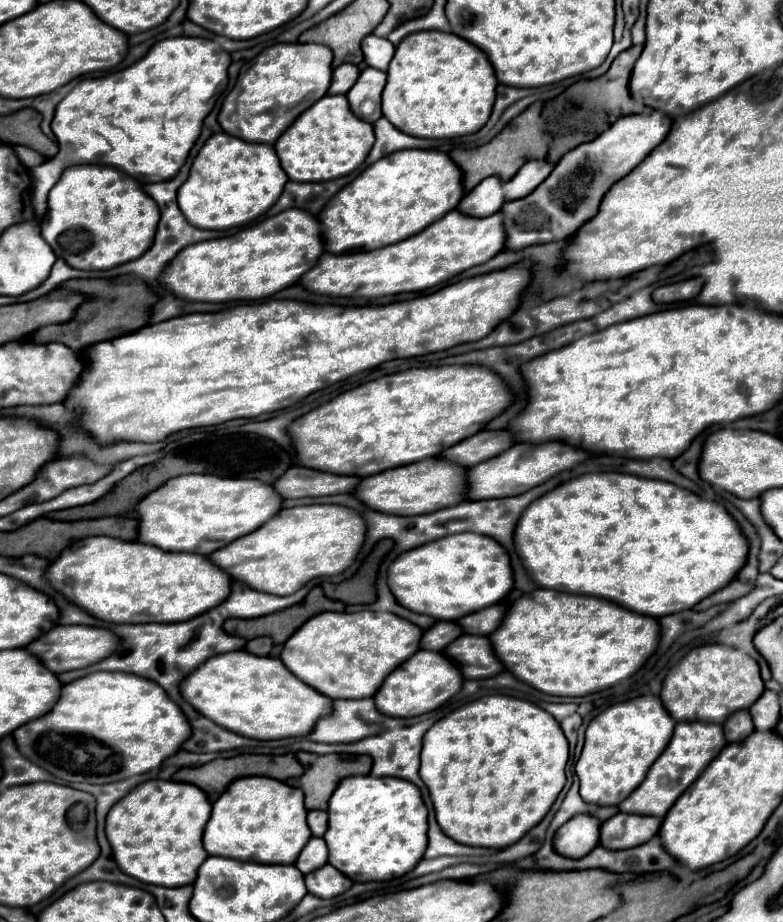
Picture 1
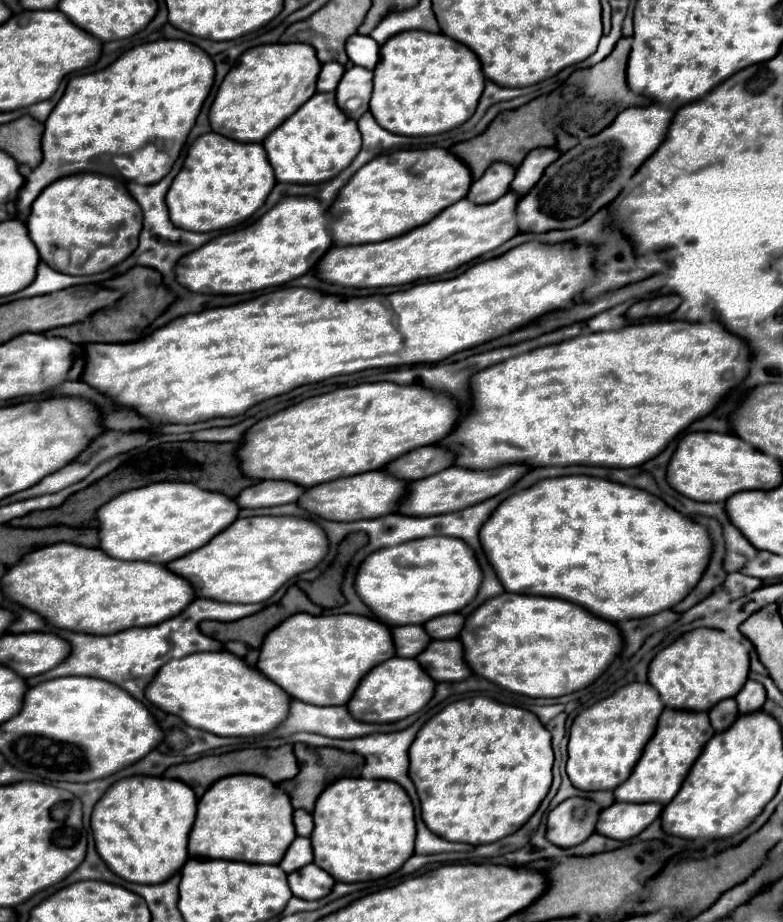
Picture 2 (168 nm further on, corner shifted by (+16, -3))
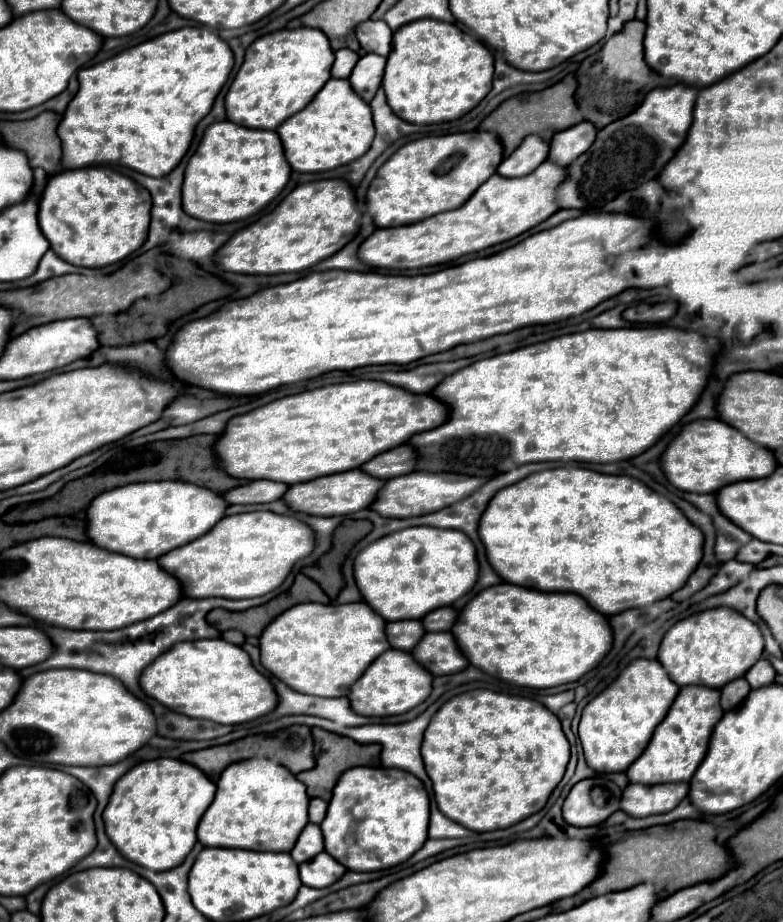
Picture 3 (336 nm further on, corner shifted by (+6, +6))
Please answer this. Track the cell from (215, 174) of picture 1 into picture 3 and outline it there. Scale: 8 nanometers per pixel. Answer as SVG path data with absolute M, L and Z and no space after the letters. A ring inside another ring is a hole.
M228 120L206 128L200 146L190 158L182 184L182 208L206 222L236 222L258 214L286 186L290 166L276 132L250 130Z

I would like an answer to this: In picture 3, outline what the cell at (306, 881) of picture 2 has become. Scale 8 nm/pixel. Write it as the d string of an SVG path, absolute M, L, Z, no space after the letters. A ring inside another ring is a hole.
M320 852L310 862L300 864L300 880L310 888L328 888L344 876L346 868L330 858L330 854Z

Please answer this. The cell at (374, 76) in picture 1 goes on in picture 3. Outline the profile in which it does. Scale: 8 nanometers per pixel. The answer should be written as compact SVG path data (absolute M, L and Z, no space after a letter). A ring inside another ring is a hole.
M366 54L354 66L348 80L364 102L370 102L374 98L374 94L378 92L378 88L382 84L384 64L386 64L386 58L382 58L378 54Z

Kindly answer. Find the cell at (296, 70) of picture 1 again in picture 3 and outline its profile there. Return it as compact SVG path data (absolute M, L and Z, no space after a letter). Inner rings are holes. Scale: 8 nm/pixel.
M314 28L278 30L254 40L226 94L226 118L244 128L276 130L286 118L302 110L330 80L334 52L326 34Z

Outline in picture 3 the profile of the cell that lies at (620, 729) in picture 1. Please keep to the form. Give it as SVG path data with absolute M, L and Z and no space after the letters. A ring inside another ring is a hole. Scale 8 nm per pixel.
M644 658L634 660L606 690L602 690L596 698L592 698L582 710L578 736L582 742L586 764L594 772L626 772L628 766L648 746L648 742L654 734L654 728L664 720L670 704L674 702L674 698L678 694L678 690L680 688L674 686L674 682L670 682L666 670L662 670L662 664L658 660L644 660Z

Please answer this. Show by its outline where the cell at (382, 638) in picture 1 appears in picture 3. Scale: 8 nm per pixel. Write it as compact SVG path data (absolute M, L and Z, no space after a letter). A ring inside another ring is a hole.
M366 602L356 604L296 604L274 618L260 636L260 660L266 670L270 670L276 678L282 678L290 688L314 694L314 696L348 696L352 684L364 674L364 670L386 650L390 650L390 642L386 638L386 620L378 616Z

